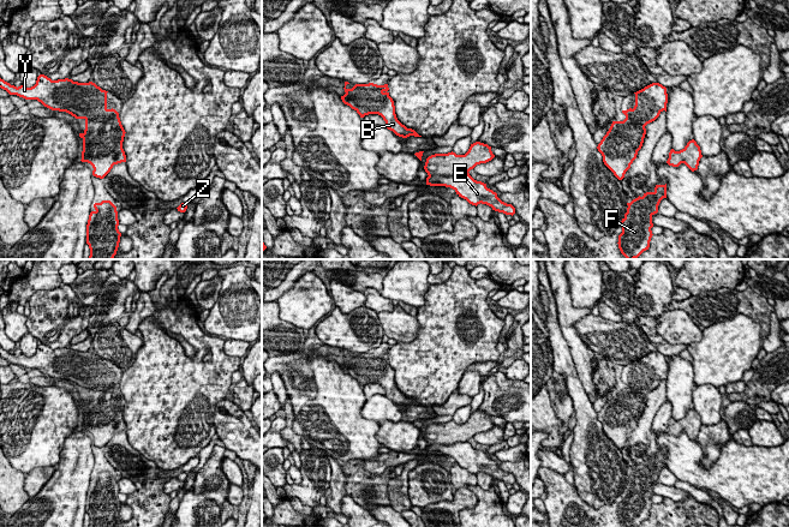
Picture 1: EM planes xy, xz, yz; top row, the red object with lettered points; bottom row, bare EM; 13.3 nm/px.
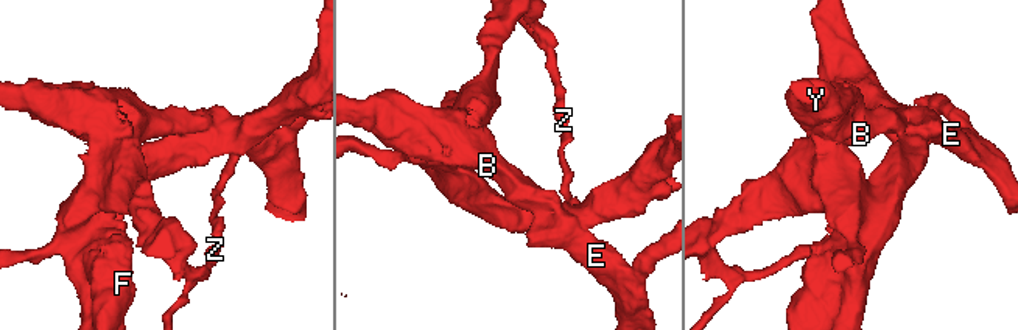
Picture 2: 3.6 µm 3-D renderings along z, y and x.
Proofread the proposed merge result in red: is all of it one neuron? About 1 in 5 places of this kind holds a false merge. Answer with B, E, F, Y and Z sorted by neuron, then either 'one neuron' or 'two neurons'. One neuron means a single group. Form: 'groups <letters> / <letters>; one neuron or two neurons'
groups B E Y Z / F; two neurons

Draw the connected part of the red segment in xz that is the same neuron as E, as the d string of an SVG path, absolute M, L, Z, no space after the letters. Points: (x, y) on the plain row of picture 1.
M456 442L453 444L429 444L426 454L446 455L453 457L456 463L472 474L486 473L492 479L506 484L514 484L515 477L502 471L497 462L486 456L486 453L474 449L470 442Z

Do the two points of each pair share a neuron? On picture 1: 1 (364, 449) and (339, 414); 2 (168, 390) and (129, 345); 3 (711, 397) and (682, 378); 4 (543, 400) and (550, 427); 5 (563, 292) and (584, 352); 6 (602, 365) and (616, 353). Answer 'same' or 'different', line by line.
1: same
2: different
3: different
4: same
5: same
6: different

